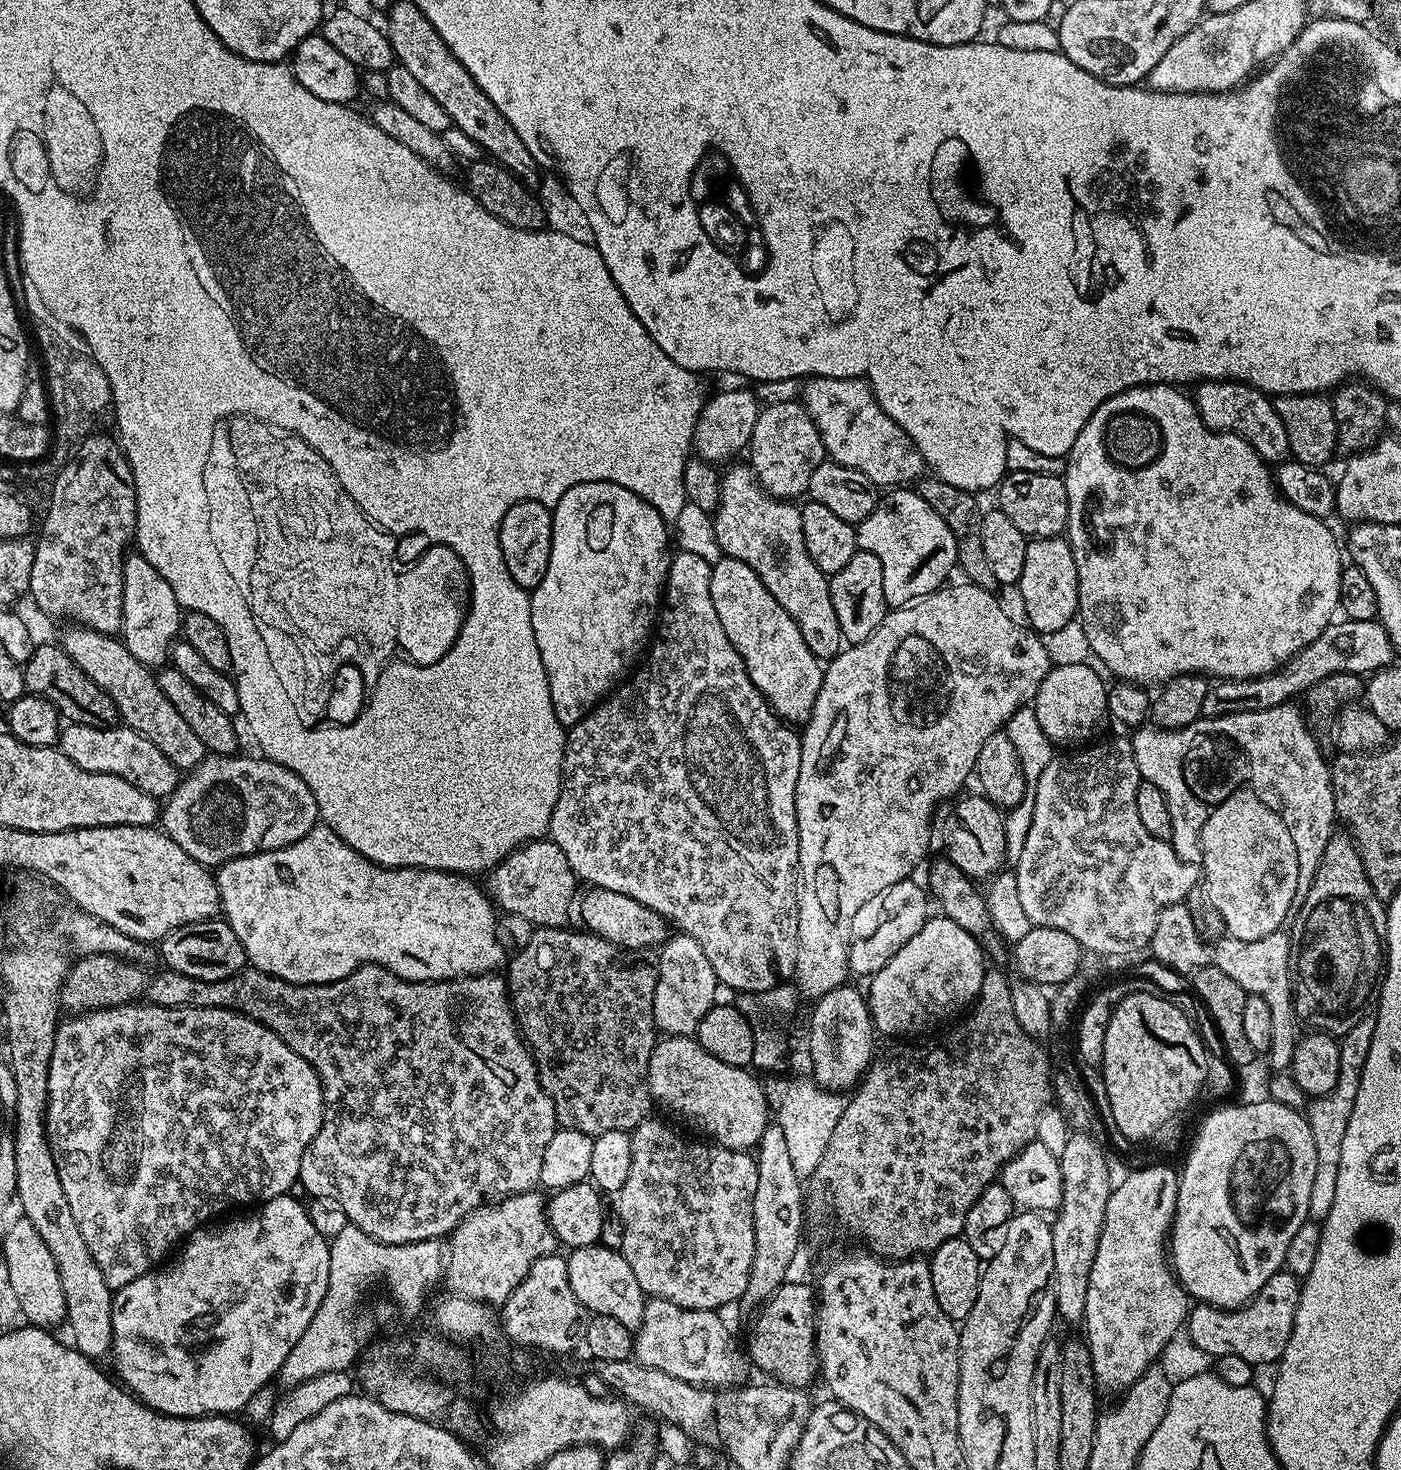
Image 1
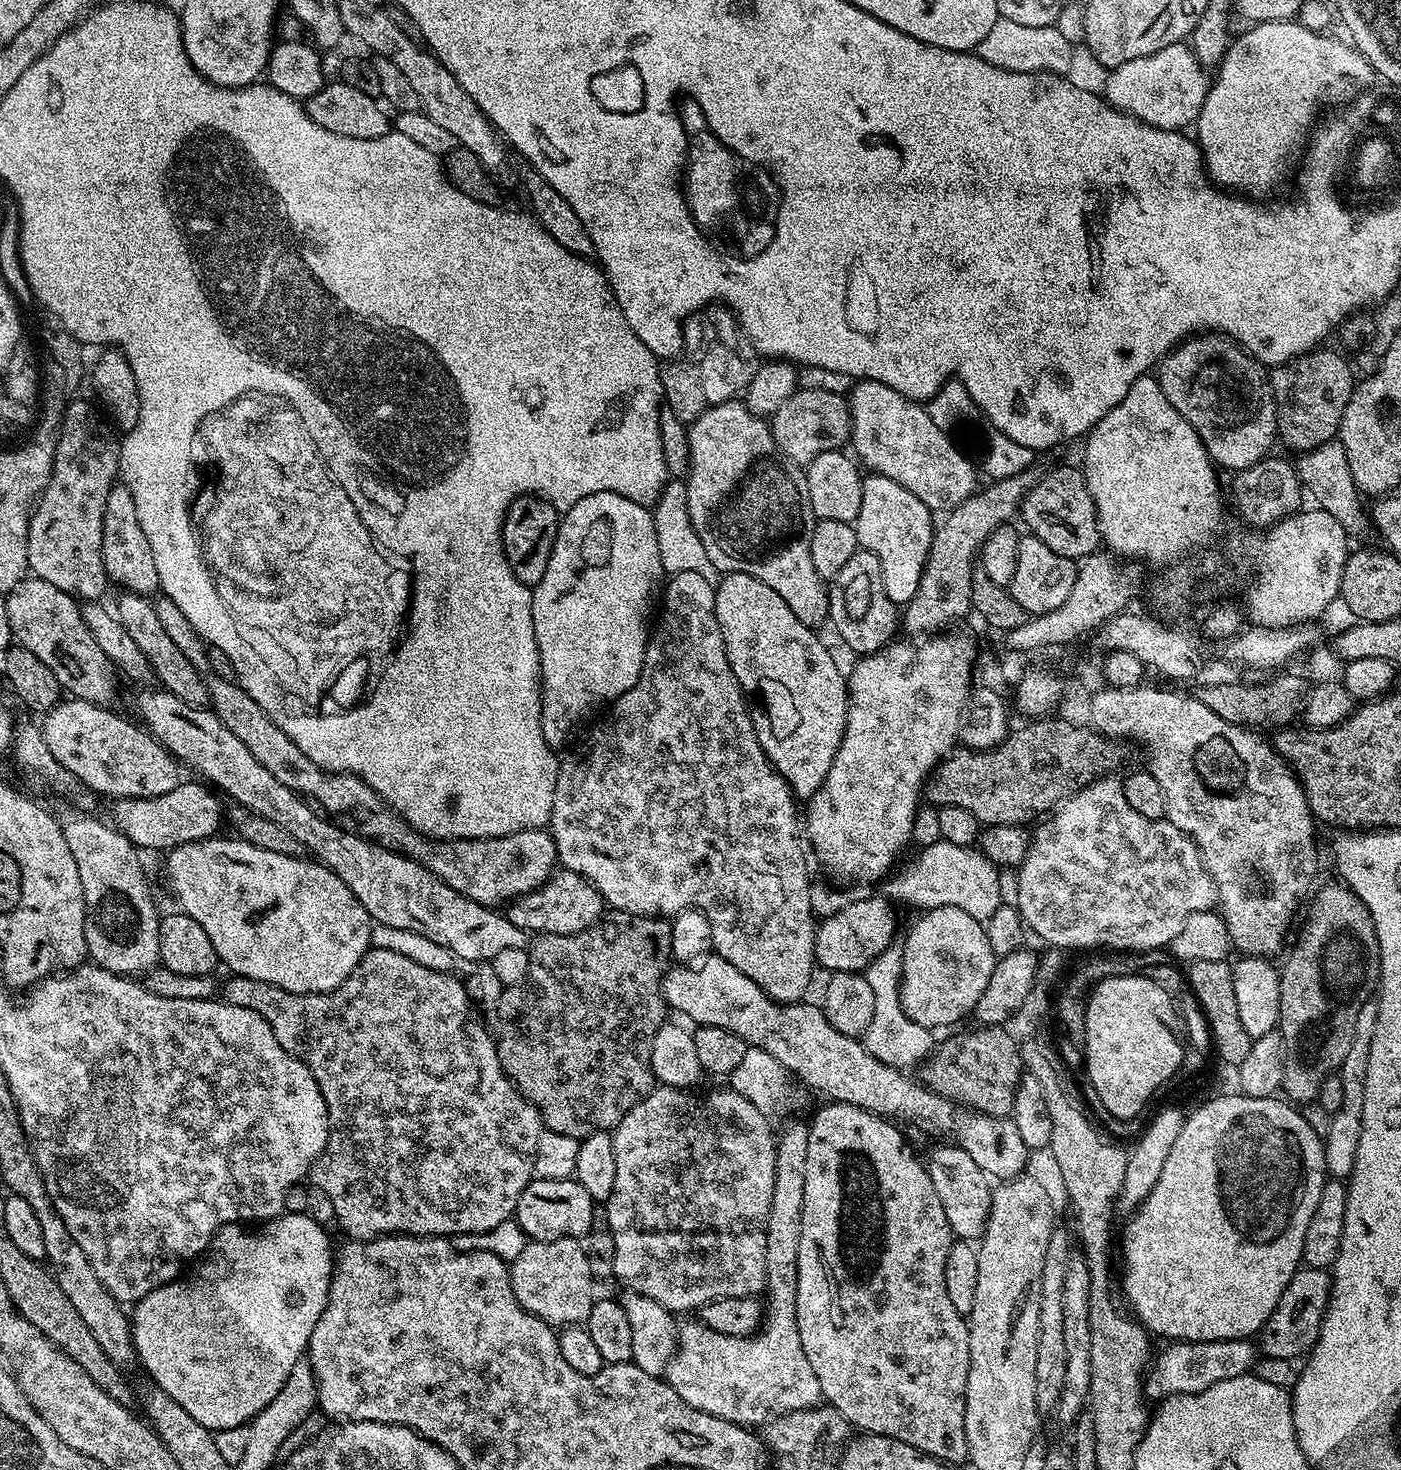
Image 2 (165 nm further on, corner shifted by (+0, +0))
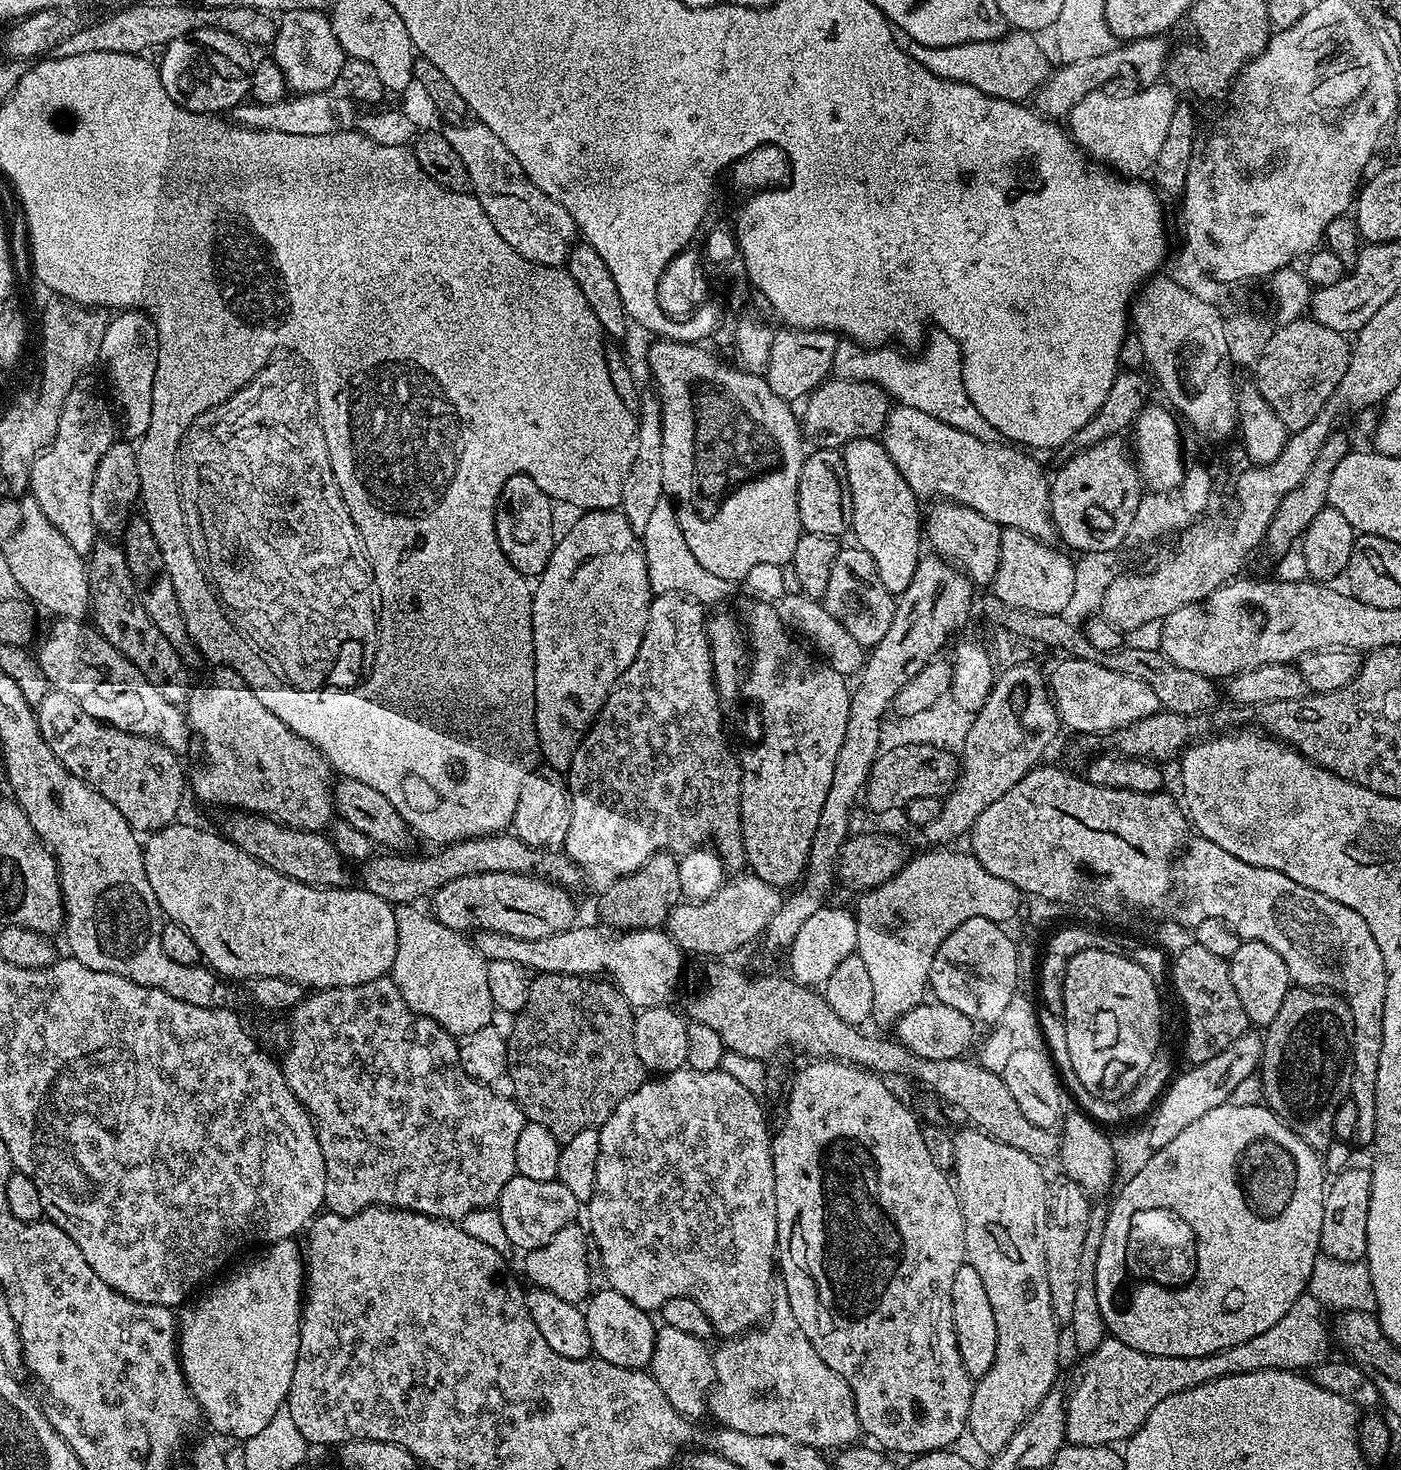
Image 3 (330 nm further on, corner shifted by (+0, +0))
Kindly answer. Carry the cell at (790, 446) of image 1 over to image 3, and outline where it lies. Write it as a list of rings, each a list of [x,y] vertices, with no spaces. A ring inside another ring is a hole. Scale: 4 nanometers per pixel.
[[[829,378],[820,387],[815,388],[807,397],[804,410],[802,412],[802,432],[809,441],[813,440],[816,448],[843,449],[844,445],[851,440],[871,440],[879,437],[884,431],[884,423],[888,421],[890,411],[890,397],[883,392],[877,384],[870,382],[850,382],[849,380],[838,380]]]

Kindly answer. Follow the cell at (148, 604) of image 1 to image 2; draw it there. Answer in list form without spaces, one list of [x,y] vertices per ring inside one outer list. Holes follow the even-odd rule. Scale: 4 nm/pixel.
[[[117,482],[112,485],[110,490],[110,498],[106,498],[106,514],[104,515],[104,521],[102,522],[102,558],[104,559],[104,565],[108,571],[108,579],[115,585],[121,584],[119,587],[126,592],[133,592],[139,596],[147,596],[149,598],[155,597],[160,592],[160,583],[158,582],[158,570],[154,567],[154,554],[150,554],[150,542],[146,542],[146,534],[142,534],[142,525],[138,522],[138,510],[134,510],[134,497],[130,494],[130,490],[123,484],[123,482]]]

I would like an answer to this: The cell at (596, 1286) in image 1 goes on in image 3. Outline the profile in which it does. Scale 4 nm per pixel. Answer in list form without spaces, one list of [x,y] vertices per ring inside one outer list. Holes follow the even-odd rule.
[[[663,1326],[656,1333],[656,1345],[652,1355],[650,1371],[654,1382],[662,1386],[662,1394],[670,1398],[670,1406],[683,1416],[697,1418],[708,1412],[708,1393],[716,1383],[716,1371],[712,1361],[713,1349],[705,1341],[686,1334],[683,1330],[674,1330],[674,1326]]]

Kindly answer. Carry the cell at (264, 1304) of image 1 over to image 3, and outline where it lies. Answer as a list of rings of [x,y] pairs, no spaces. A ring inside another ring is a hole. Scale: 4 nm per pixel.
[[[291,1239],[280,1240],[277,1244],[267,1245],[261,1251],[264,1253],[261,1254],[260,1260],[252,1260],[249,1264],[242,1265],[237,1272],[230,1273],[228,1280],[222,1281],[221,1284],[213,1283],[211,1285],[213,1288],[185,1316],[181,1315],[179,1317],[178,1355],[180,1358],[180,1369],[184,1371],[184,1381],[188,1384],[188,1389],[192,1392],[194,1399],[199,1402],[200,1411],[206,1424],[208,1420],[209,1426],[213,1428],[209,1429],[221,1437],[233,1436],[236,1439],[233,1441],[236,1442],[249,1440],[254,1434],[259,1434],[262,1430],[266,1430],[266,1422],[270,1422],[270,1418],[274,1418],[274,1414],[285,1407],[288,1391],[290,1390],[290,1382],[294,1378],[294,1366],[298,1358],[298,1350],[300,1349],[300,1318],[302,1305],[306,1299],[306,1260],[302,1255],[301,1245],[299,1248],[296,1243],[295,1239]]]

